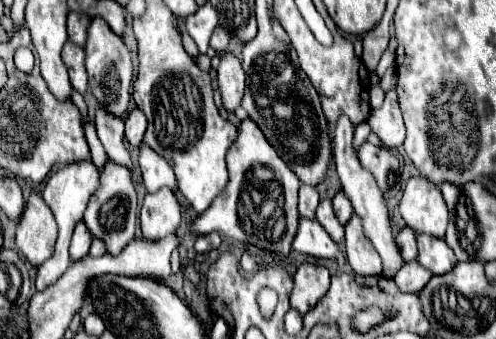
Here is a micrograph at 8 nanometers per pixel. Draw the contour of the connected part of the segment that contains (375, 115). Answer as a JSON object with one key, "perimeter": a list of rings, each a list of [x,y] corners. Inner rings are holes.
{"perimeter":[[[396,91],[386,93],[382,107],[378,111],[372,111],[372,115],[368,119],[368,125],[380,137],[384,147],[396,149],[396,147],[402,145],[402,139],[406,135],[406,127],[404,127],[402,111],[398,107]]]}

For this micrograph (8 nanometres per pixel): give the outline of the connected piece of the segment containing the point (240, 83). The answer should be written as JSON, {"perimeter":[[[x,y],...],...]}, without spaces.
{"perimeter":[[[226,53],[226,55],[222,57],[216,73],[218,73],[218,85],[220,85],[220,91],[222,91],[224,109],[226,109],[228,113],[232,113],[232,111],[236,111],[236,107],[238,107],[240,101],[242,101],[246,75],[244,75],[244,71],[242,71],[240,61],[238,61],[232,53]]]}

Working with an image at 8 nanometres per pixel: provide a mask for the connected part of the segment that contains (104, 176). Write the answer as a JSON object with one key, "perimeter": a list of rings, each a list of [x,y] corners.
{"perimeter":[[[106,163],[106,167],[100,171],[100,189],[96,189],[96,193],[90,197],[82,221],[92,237],[104,241],[106,251],[110,251],[110,253],[122,251],[122,247],[130,239],[134,239],[136,191],[134,191],[134,183],[132,183],[132,173],[128,169],[122,169],[116,163]]]}

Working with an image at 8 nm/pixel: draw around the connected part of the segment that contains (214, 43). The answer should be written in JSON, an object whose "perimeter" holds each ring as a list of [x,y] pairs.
{"perimeter":[[[216,27],[214,35],[210,39],[210,47],[214,47],[216,51],[222,51],[222,49],[226,49],[228,41],[230,41],[230,33],[224,27]]]}

